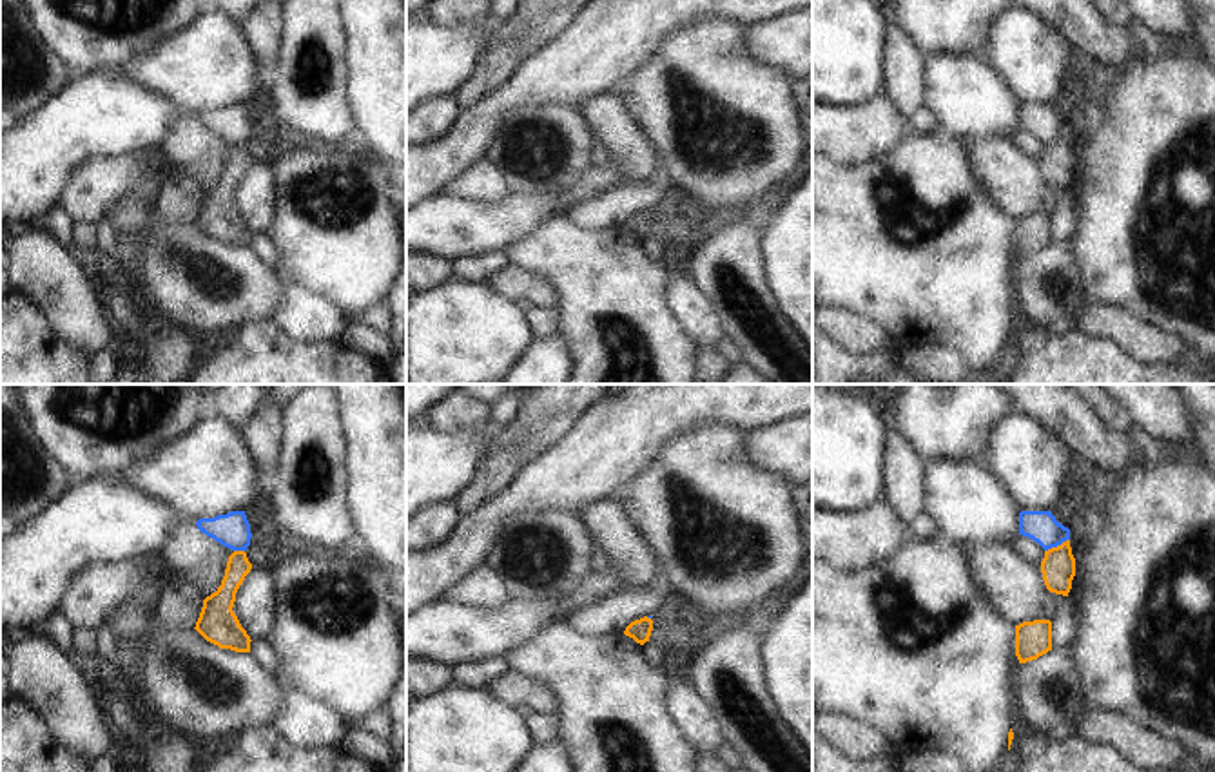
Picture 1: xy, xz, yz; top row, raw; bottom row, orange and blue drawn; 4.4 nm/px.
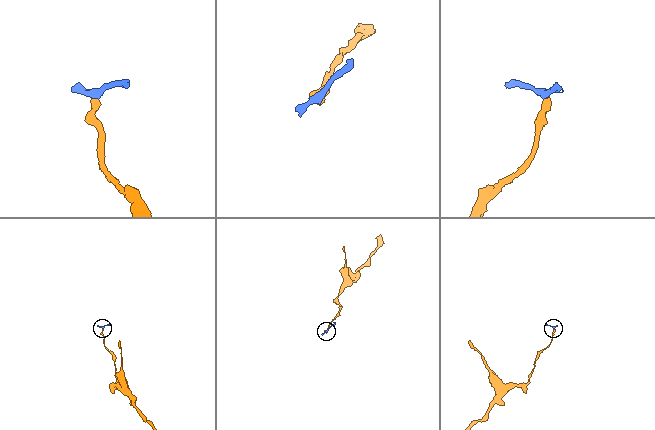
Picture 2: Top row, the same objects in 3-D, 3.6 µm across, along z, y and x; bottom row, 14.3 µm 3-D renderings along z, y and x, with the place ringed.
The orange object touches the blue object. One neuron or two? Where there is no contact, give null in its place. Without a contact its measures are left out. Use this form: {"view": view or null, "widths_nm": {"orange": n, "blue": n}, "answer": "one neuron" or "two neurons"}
{"view": "yz", "widths_nm": {"orange": 150, "blue": 140}, "answer": "two neurons"}

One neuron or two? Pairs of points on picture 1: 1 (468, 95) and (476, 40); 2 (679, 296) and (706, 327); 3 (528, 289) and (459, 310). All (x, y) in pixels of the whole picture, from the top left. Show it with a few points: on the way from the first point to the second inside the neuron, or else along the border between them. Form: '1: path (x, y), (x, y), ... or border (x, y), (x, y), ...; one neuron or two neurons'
1: border (495, 35), (474, 71), (450, 96); two neurons
2: path (686, 303), (699, 319); one neuron
3: border (483, 283), (515, 303); two neurons

